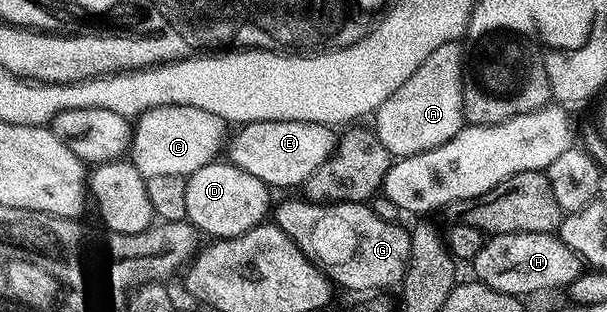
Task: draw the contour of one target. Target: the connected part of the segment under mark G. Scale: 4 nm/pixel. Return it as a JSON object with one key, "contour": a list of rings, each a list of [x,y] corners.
{"contour":[[[300,197],[300,199],[287,199],[278,207],[279,204],[273,211],[275,226],[280,227],[326,273],[327,278],[331,280],[332,284],[339,286],[340,283],[341,286],[348,287],[351,291],[375,291],[378,287],[391,287],[394,283],[395,286],[402,284],[405,273],[411,265],[411,231],[408,228],[403,228],[403,225],[400,225],[398,222],[383,220],[377,213],[372,211],[367,203],[314,203],[306,197]]]}

